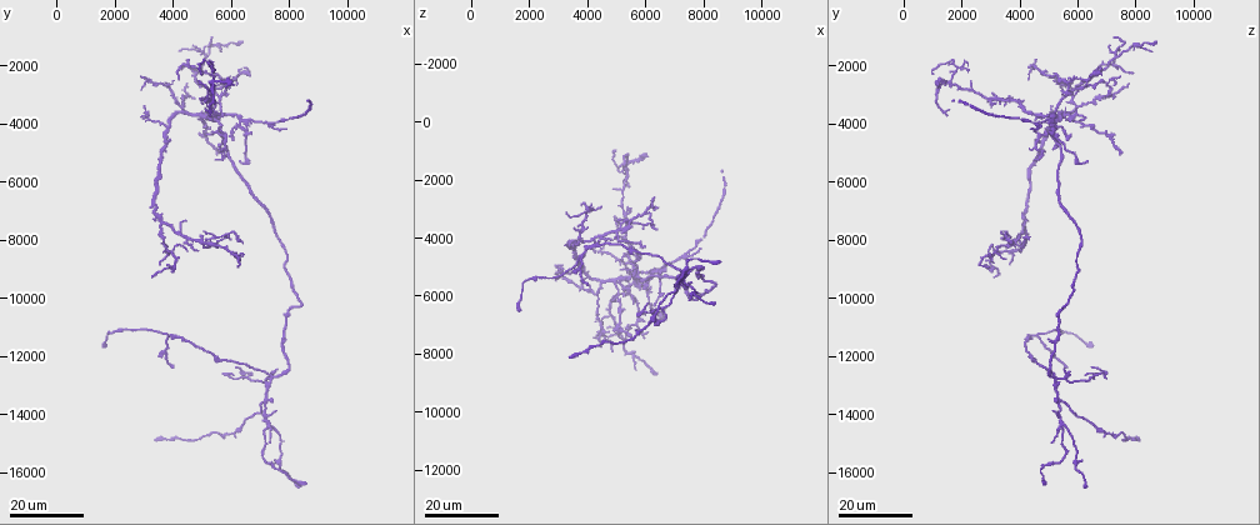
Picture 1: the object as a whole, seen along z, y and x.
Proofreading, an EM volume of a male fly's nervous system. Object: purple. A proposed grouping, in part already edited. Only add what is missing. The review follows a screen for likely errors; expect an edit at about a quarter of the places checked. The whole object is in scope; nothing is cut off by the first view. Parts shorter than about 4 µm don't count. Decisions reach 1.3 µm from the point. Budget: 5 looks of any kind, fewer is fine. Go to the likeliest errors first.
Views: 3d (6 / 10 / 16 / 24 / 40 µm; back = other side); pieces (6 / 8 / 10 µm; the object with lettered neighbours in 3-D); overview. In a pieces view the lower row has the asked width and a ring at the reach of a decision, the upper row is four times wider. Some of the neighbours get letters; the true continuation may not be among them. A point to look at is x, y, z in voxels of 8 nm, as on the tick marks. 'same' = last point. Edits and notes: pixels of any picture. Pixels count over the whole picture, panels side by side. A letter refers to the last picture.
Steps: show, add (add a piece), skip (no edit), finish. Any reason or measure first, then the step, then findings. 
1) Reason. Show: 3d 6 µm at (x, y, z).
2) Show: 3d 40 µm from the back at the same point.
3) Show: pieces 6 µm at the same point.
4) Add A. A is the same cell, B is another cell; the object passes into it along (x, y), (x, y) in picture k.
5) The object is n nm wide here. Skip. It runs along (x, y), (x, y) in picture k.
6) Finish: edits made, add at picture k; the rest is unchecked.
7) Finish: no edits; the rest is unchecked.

Thin end. Show: 3d 24 µm at (4500, 7400, 4200).

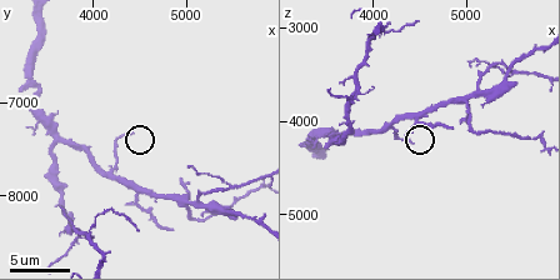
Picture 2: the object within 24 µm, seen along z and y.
Show: pieces 10 µm at (4450, 7350, 4250).

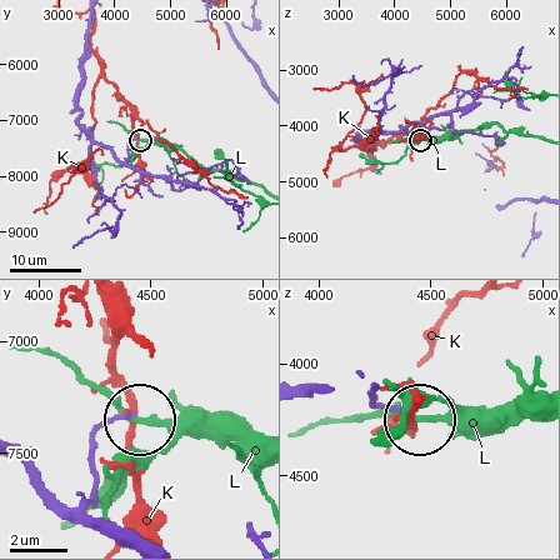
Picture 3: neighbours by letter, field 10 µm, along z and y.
Skip. K and L are other cells; it runs along (80, 95), (79, 124), (118, 159), (139, 139) in picture 3; none of them fits.

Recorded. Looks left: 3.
Branch stops here. Show: 3d 16 µm at (8600, 3200, 1700).

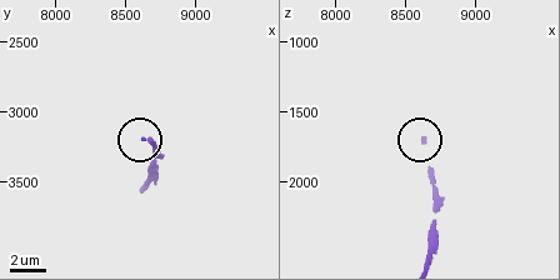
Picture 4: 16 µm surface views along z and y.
Show: 3d 10 µm at (8640, 3220, 1700).

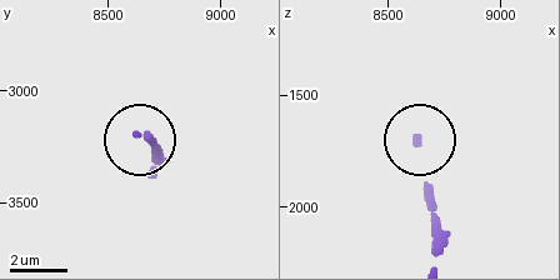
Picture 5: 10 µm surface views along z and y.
See the neighbours. Show: pieces 8 µm at (8630, 3200, 1690).

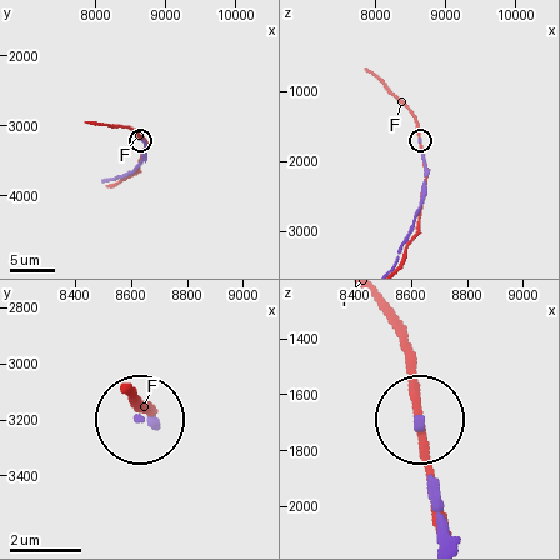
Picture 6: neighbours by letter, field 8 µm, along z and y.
Skip. F is another cell; none of them fits.

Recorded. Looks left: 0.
Finish: no edits; the rest is unchecked.

